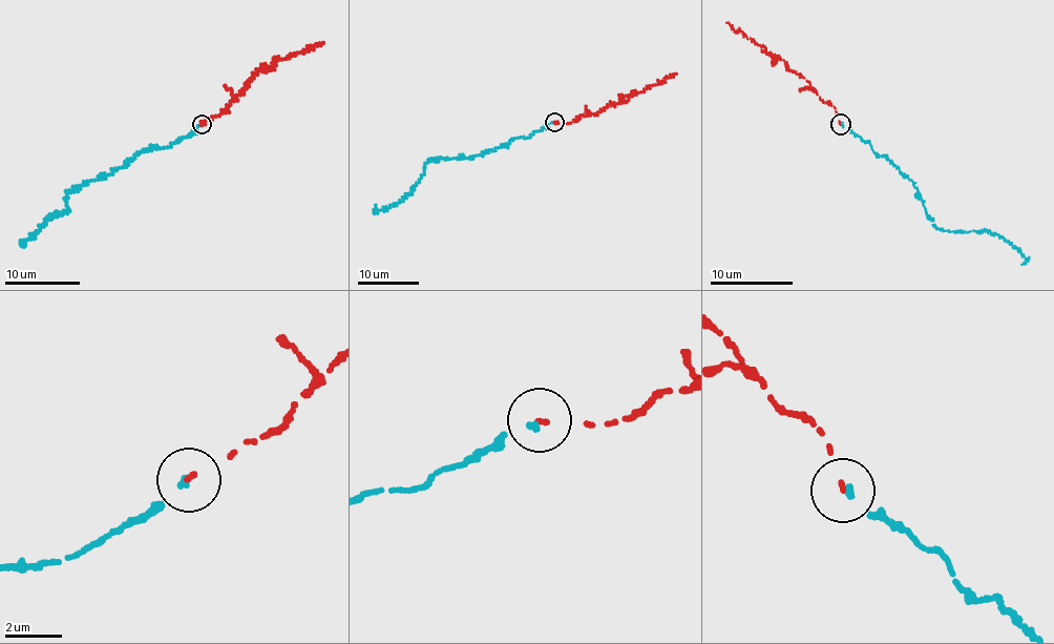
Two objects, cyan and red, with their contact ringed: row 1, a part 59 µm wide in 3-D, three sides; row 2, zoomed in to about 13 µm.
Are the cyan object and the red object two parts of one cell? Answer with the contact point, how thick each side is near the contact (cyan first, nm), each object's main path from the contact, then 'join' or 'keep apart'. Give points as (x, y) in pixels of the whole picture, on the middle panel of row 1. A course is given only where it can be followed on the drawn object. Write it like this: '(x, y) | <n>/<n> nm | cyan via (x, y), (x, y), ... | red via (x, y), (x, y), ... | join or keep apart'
(554, 122) | 220/140 nm | cyan via (553, 123), (477, 157), (431, 159), (425, 164), (425, 174), (401, 200), (377, 210), (375, 206) | red via (555, 122), (569, 123), (626, 101), (677, 74) | join

